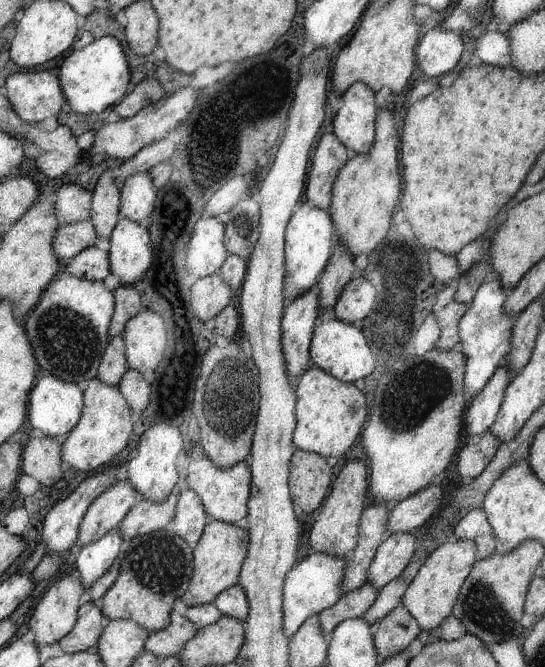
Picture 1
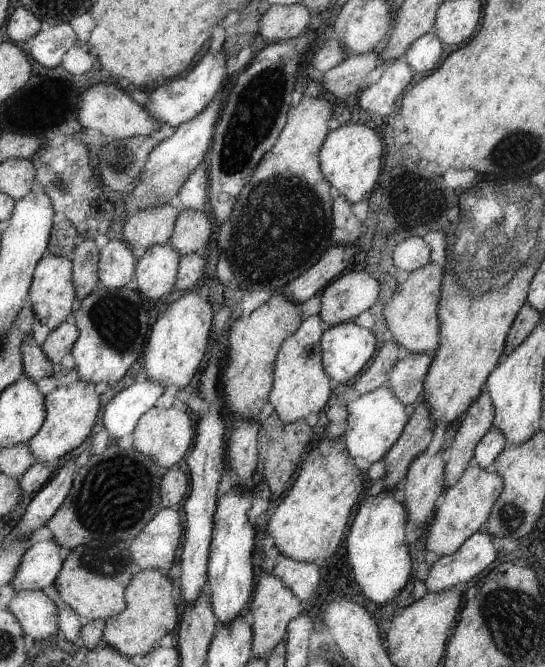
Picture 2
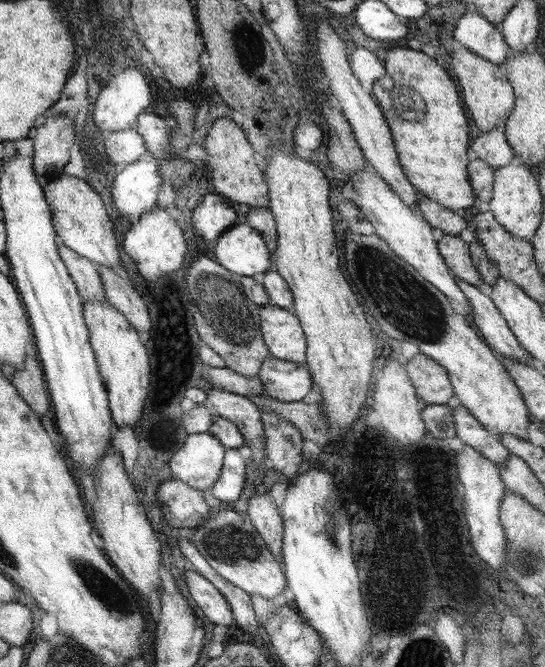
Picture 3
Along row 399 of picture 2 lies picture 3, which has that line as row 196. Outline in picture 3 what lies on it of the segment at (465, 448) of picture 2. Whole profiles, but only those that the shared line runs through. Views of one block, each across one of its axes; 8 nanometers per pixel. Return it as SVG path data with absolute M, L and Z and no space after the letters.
M476 158L468 164L468 173L477 199L470 208L458 211L464 220L468 220L472 214L490 211L489 204L493 193L495 170L486 161Z

